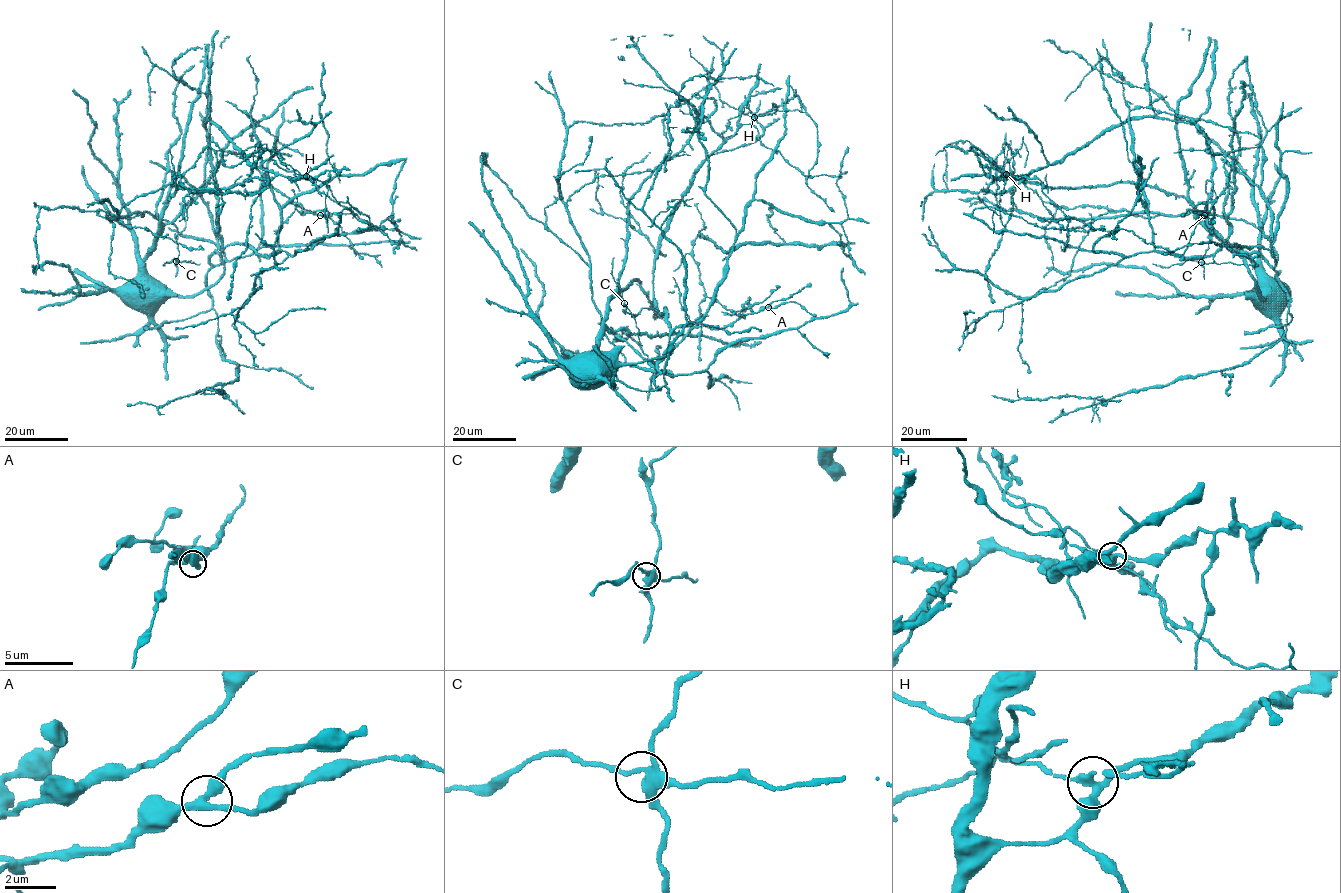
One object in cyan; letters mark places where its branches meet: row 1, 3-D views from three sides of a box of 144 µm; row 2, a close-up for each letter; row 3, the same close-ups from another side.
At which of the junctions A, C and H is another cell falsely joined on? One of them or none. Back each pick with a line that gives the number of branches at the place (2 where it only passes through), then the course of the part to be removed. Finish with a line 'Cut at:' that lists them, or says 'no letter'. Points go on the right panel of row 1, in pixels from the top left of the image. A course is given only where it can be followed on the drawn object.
H: branches 4; course (1006, 174), (966, 140), (948, 144), (935, 155)
Cut at: H

